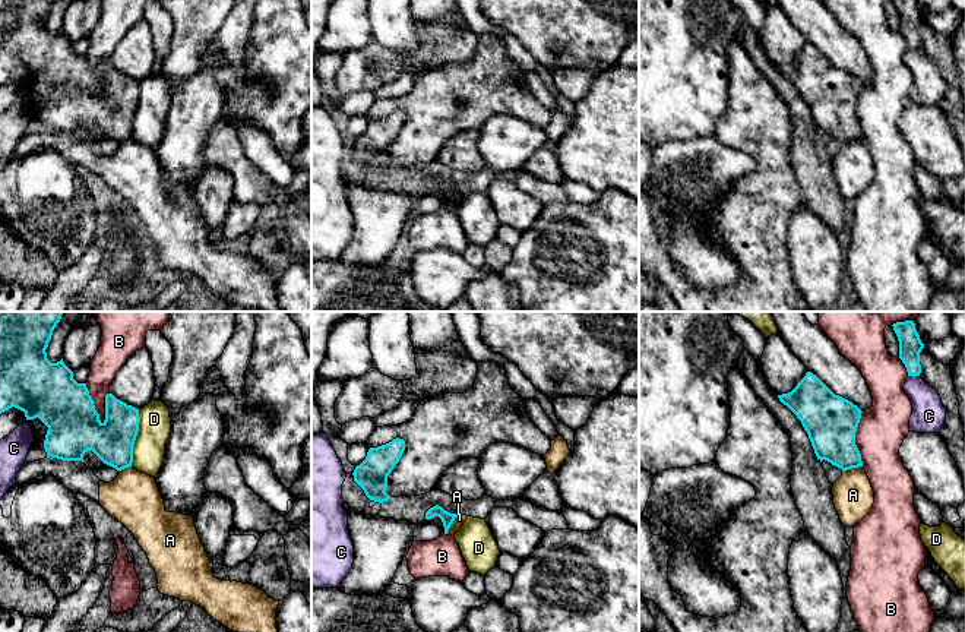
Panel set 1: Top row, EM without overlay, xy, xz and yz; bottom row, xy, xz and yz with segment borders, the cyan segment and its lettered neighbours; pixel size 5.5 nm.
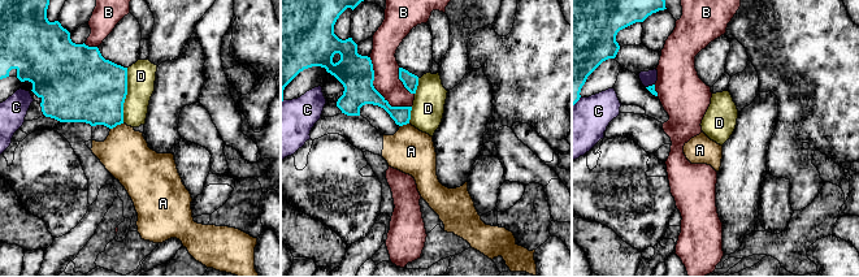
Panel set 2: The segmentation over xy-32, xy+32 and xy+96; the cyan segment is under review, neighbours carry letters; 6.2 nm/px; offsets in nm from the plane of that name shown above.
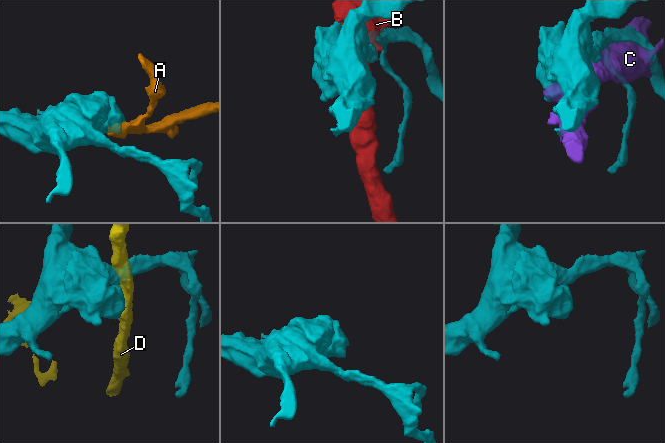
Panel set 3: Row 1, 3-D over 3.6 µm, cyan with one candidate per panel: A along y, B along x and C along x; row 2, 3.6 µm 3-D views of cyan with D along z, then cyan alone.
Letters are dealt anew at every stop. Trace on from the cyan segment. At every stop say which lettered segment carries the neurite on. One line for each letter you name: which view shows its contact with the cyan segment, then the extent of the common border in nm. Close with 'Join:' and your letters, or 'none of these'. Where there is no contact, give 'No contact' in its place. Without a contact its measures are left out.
Join: none of these

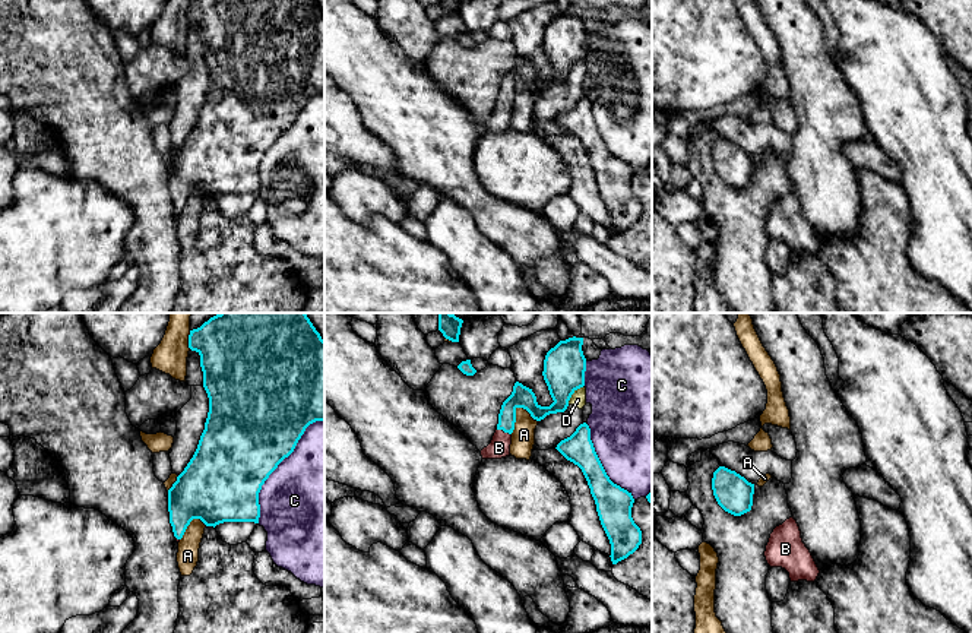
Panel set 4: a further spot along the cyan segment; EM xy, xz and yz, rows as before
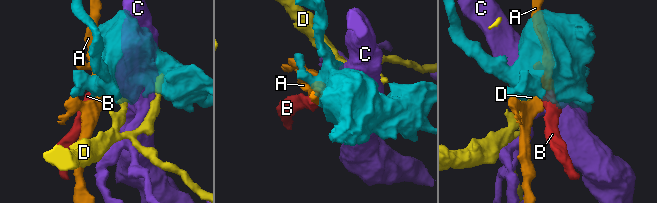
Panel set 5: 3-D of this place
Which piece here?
B: Touches cyan in xz. Shared border 90 nm
Join: B

